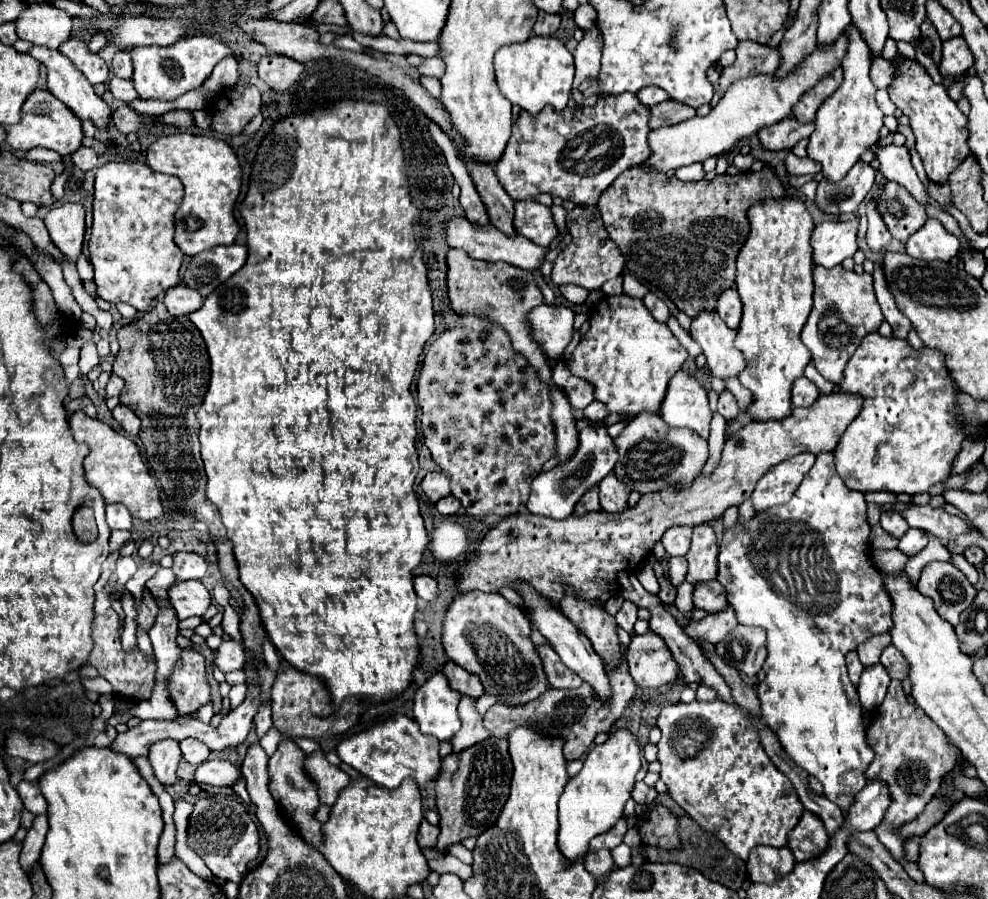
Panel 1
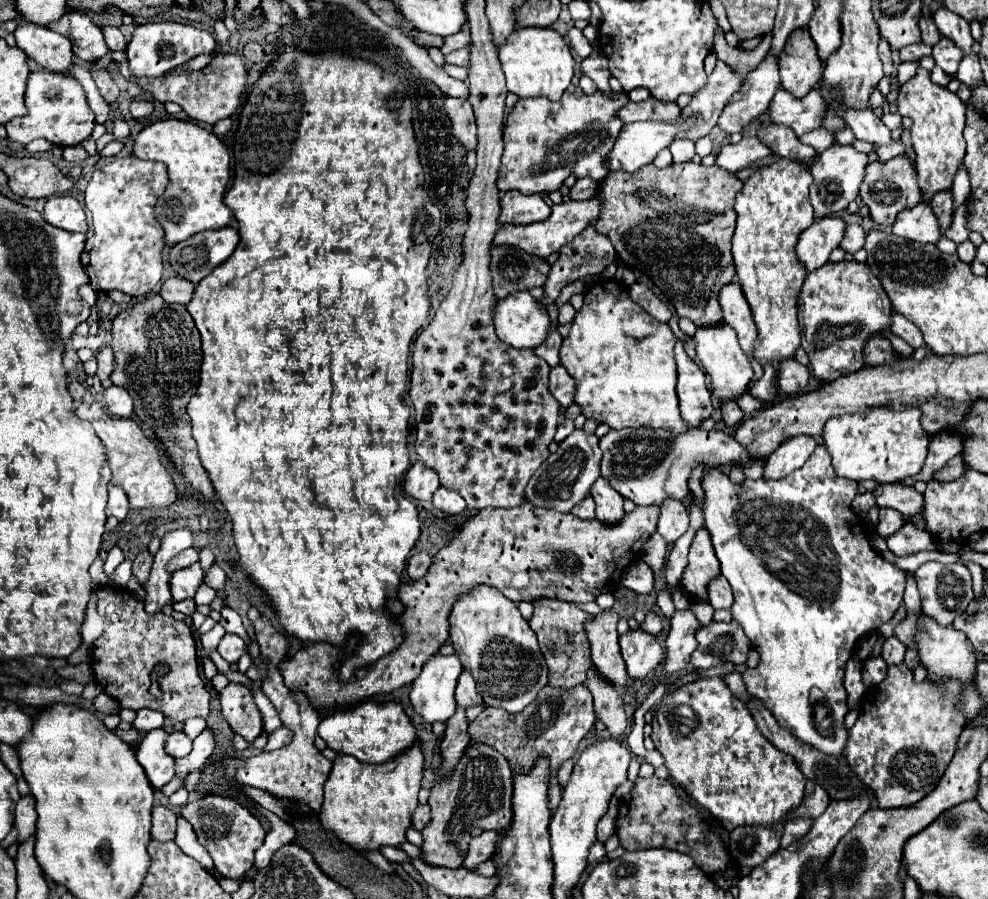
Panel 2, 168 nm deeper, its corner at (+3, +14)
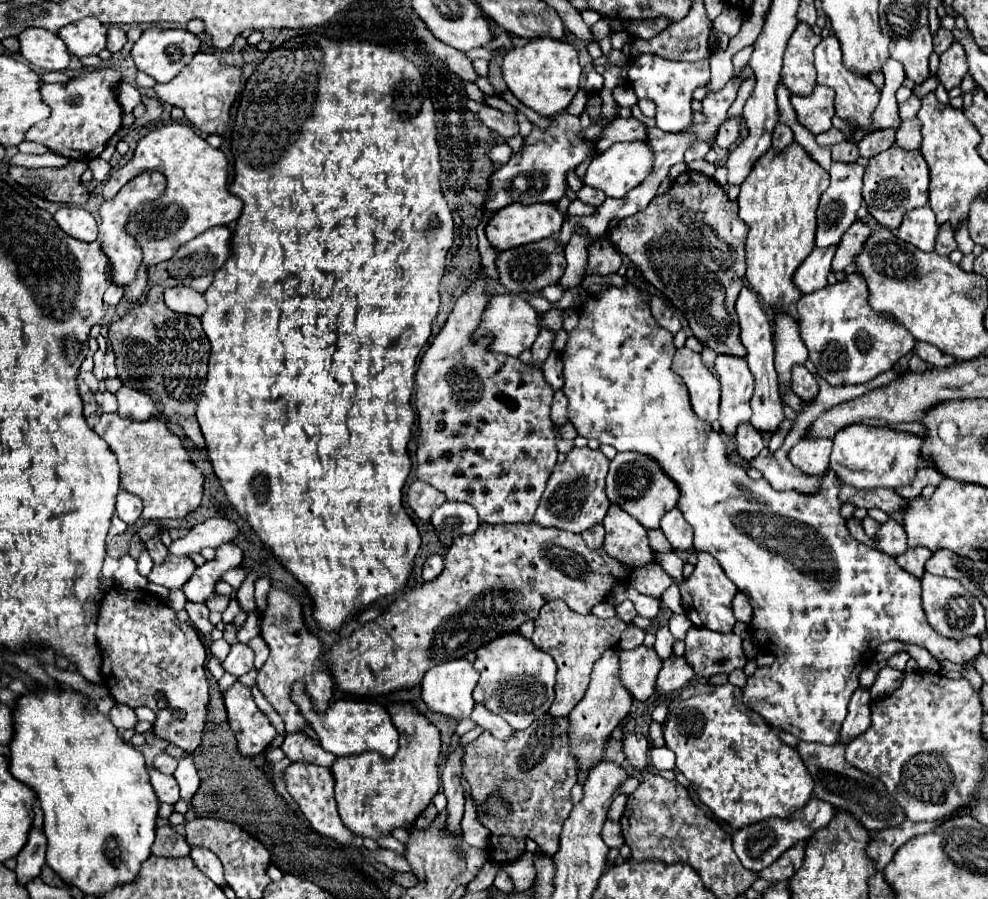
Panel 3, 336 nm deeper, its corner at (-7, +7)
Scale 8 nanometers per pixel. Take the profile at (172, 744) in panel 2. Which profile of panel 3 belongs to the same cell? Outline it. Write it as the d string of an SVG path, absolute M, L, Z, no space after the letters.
M161 753L161 755L155 757L153 767L157 767L157 769L163 771L163 773L173 773L173 771L177 769L177 759L171 757L169 753Z

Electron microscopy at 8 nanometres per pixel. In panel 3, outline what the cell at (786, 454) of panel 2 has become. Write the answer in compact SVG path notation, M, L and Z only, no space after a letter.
M801 439L789 451L789 461L805 475L821 475L829 467L831 445L831 439Z

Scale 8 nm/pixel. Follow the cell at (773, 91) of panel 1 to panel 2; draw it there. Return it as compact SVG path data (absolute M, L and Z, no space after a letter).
M689 120L689 122L633 122L633 124L625 124L617 136L613 150L609 152L609 156L605 160L605 166L609 168L609 172L617 172L617 170L635 172L635 170L651 164L655 160L657 152L667 148L679 130L685 130L691 126L693 126L693 120Z

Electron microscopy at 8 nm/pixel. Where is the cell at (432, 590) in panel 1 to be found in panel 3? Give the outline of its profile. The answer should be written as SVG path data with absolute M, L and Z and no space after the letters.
M431 555L427 557L423 565L423 581L433 581L443 571L443 555Z

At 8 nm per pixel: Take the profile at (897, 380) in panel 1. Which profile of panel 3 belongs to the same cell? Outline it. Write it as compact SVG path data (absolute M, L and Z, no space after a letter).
M851 425L843 427L833 437L833 453L829 467L839 475L839 479L855 489L873 489L887 487L895 489L915 481L919 461L921 461L923 437L907 431L895 431L891 427L869 427L869 425Z

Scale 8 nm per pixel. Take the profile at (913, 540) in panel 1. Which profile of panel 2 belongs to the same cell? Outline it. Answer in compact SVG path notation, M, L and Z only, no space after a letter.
M903 524L899 532L887 538L887 546L895 556L909 556L921 550L937 550L933 536L913 524Z

